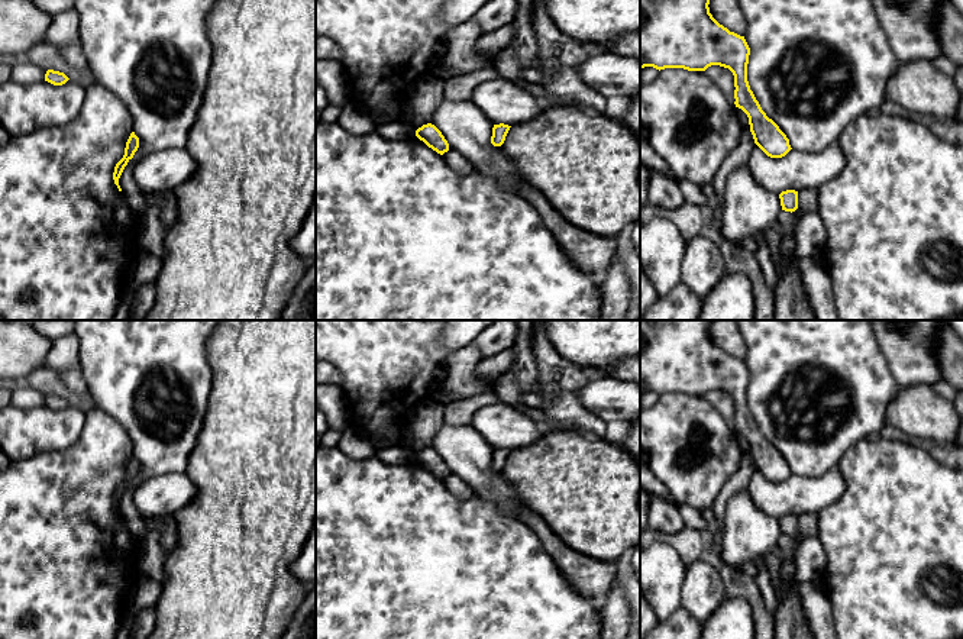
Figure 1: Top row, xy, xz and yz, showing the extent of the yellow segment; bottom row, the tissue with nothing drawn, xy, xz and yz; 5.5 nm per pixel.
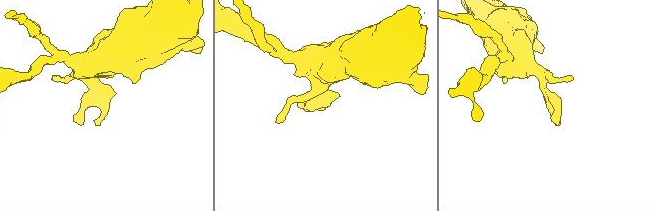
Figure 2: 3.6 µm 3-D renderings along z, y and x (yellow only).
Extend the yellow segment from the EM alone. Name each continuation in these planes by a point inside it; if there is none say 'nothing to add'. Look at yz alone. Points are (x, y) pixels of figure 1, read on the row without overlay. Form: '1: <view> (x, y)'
nothing to add

